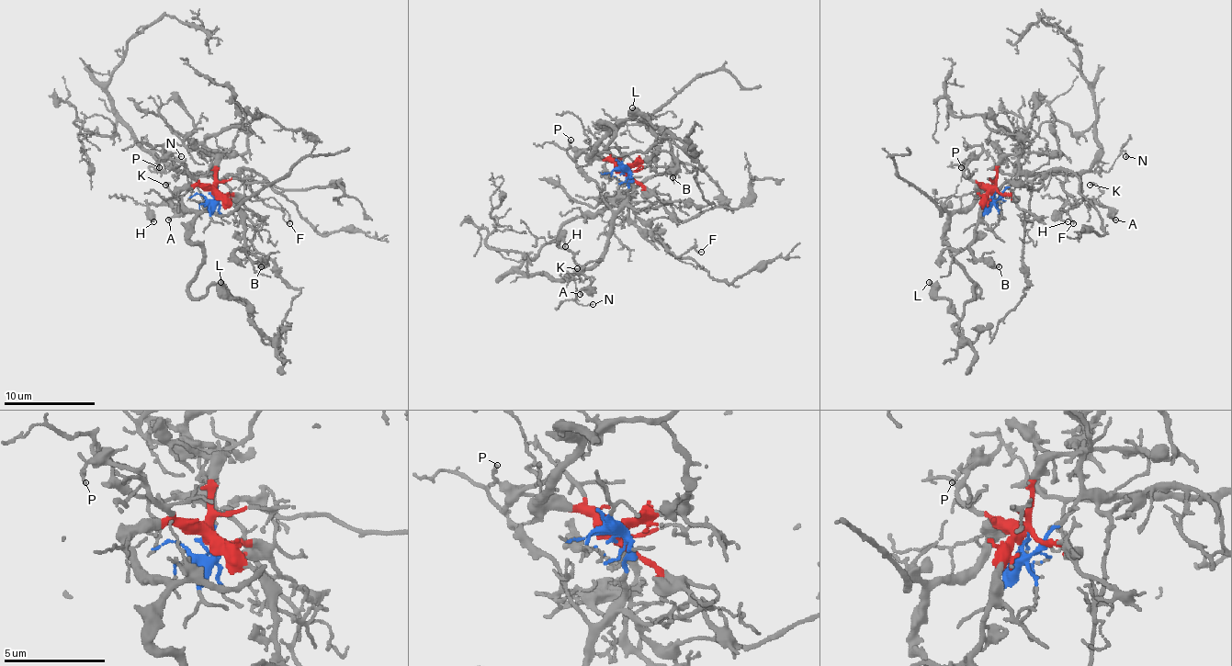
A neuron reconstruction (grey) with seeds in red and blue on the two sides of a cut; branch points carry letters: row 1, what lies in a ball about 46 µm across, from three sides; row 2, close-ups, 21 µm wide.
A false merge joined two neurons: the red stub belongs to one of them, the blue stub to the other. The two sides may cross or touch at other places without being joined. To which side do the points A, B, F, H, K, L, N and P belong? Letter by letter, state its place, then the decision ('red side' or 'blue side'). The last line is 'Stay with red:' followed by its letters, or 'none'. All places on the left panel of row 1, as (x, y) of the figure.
A: place (168, 220); blue side
B: place (261, 266); red side
F: place (289, 223); blue side
H: place (153, 221); blue side
K: place (165, 185); blue side
L: place (220, 282); red side
N: place (181, 156); blue side
P: place (159, 167); red side
Stay with red: B, L, P

